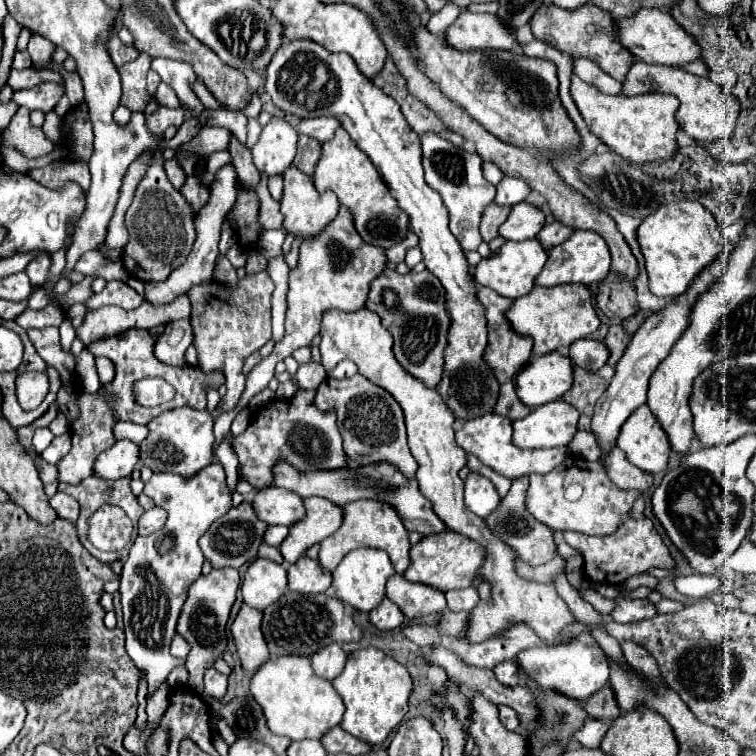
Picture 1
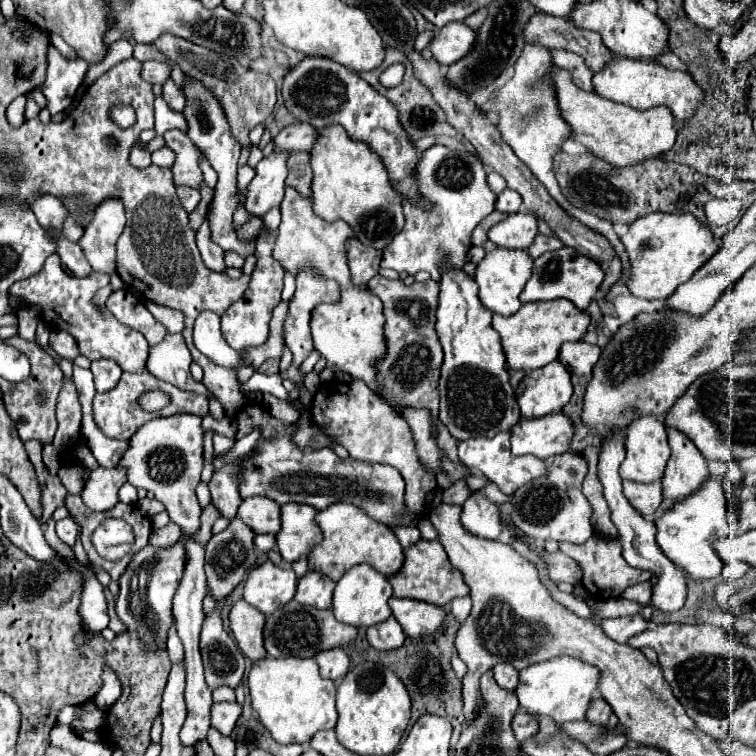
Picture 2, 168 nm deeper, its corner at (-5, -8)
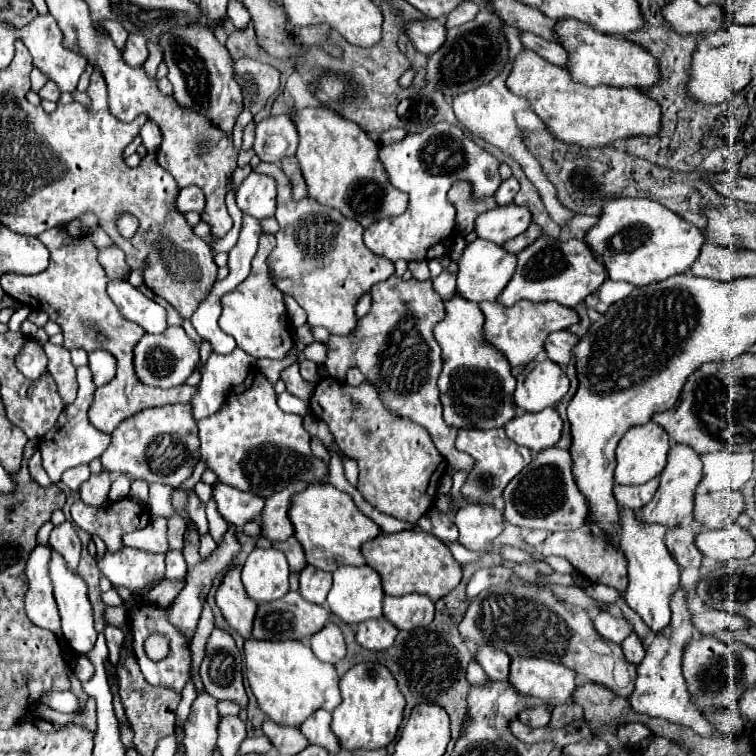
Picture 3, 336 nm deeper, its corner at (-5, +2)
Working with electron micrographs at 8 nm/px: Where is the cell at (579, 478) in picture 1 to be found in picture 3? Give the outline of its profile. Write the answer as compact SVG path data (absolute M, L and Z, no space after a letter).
M554 446L538 452L532 458L532 462L516 478L510 480L510 484L504 490L506 520L520 528L546 530L546 532L580 528L588 518L588 504L574 482L570 464L572 458L568 450Z

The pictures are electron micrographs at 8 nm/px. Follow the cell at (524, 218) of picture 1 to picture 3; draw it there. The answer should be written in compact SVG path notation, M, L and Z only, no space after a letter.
M508 204L480 214L476 218L474 232L478 234L478 238L502 246L506 240L522 234L530 222L532 222L532 214L528 212L528 208Z

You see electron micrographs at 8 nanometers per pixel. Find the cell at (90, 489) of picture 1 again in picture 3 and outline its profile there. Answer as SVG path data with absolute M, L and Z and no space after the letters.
M128 498L112 502L106 508L84 506L84 502L76 500L72 504L72 520L88 534L98 534L108 552L116 552L122 548L120 536L144 528L150 522L150 512Z

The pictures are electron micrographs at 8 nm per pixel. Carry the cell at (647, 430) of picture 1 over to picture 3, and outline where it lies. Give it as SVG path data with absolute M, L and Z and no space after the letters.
M646 422L644 426L628 430L616 448L616 474L614 474L616 484L644 484L660 476L666 466L668 450L670 450L668 434L664 432L662 426L656 426L654 422Z

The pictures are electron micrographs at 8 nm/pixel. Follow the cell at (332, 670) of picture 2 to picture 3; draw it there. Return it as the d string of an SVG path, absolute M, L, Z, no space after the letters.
M328 622L324 630L318 630L316 634L312 634L310 644L312 644L312 652L316 654L316 658L328 664L340 662L346 654L342 630L334 622Z

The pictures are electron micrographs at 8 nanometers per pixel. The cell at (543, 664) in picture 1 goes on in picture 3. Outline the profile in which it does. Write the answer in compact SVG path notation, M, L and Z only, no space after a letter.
M512 658L508 682L516 692L546 700L550 706L566 704L576 688L576 672L542 658Z

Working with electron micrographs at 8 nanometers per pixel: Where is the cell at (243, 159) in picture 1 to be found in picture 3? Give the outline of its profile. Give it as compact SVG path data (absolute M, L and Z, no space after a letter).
M240 58L234 66L236 78L240 78L240 86L244 86L244 108L256 114L276 94L280 86L280 72L274 66L250 58Z

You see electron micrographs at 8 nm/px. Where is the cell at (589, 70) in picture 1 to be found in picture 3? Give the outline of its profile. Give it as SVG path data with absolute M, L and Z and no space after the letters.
M520 32L520 42L524 44L524 48L534 50L538 56L548 60L550 64L564 66L564 62L566 62L564 48L558 42L548 42L548 40L544 40L540 36L534 36L530 32Z

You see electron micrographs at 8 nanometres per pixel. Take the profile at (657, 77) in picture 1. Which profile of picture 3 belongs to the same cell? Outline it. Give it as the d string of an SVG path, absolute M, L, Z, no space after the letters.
M574 18L558 20L552 30L568 54L566 68L574 82L580 82L584 86L604 84L604 86L644 88L654 86L656 78L660 78L660 70L656 70L656 60L646 50L640 50L640 46L636 46L626 38L600 34L588 24Z

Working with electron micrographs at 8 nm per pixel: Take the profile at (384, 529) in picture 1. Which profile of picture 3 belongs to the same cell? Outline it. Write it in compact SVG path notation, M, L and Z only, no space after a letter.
M312 484L306 490L294 494L290 498L288 516L294 524L294 536L304 546L308 564L328 572L334 572L340 566L366 564L360 554L360 546L380 534L380 528L356 508L354 500L332 484Z

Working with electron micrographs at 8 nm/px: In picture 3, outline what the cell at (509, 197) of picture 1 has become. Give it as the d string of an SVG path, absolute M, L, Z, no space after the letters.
M508 178L508 180L504 180L504 182L500 184L500 188L496 190L496 194L494 194L496 202L498 202L500 206L510 204L510 202L514 200L518 188L520 188L520 186L518 186L518 180L516 180L516 178Z

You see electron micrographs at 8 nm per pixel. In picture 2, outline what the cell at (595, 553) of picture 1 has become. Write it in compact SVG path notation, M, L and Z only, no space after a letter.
M592 536L586 544L570 544L570 542L560 542L560 552L564 552L566 556L574 558L582 572L582 584L588 590L588 594L592 598L598 596L608 596L608 598L618 598L628 586L638 584L638 580L648 580L652 576L652 572L640 572L638 568L628 566L628 562L624 562L622 558L622 544L620 538L602 538L602 536Z

